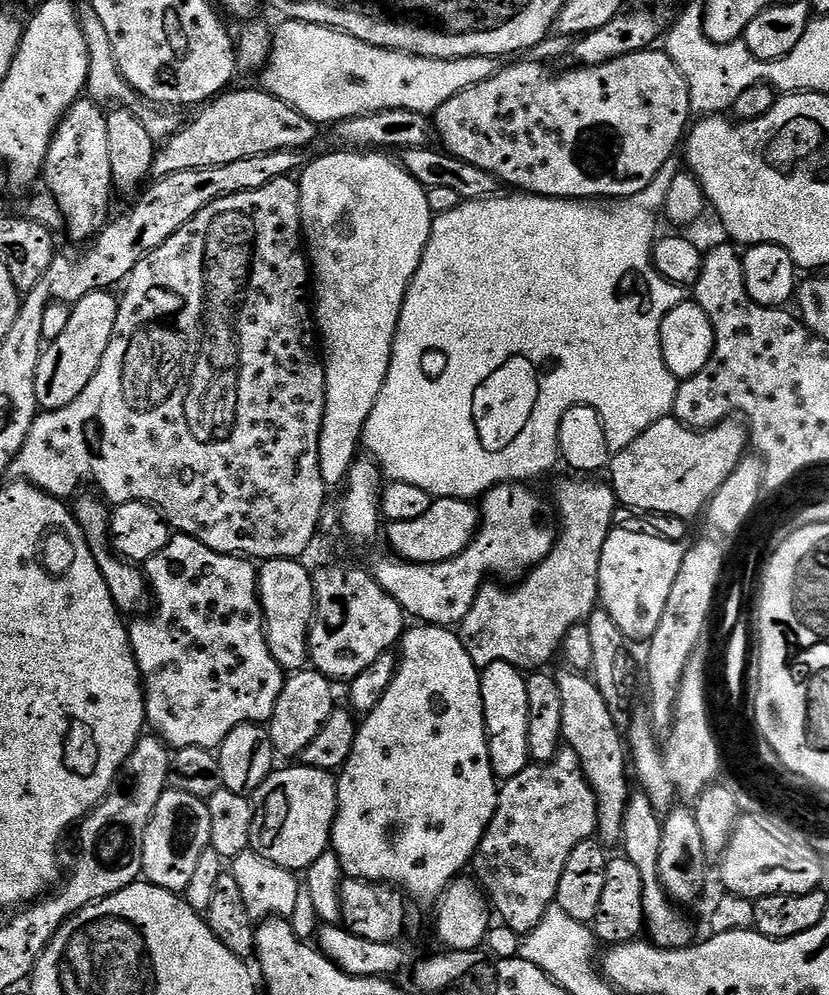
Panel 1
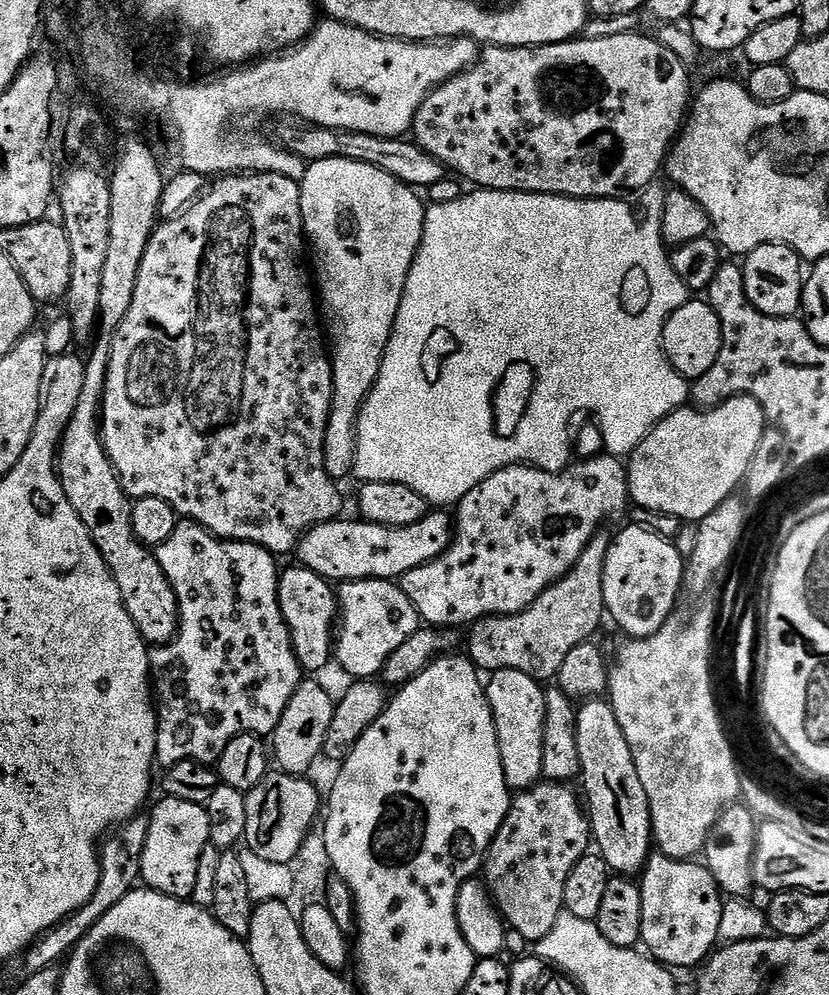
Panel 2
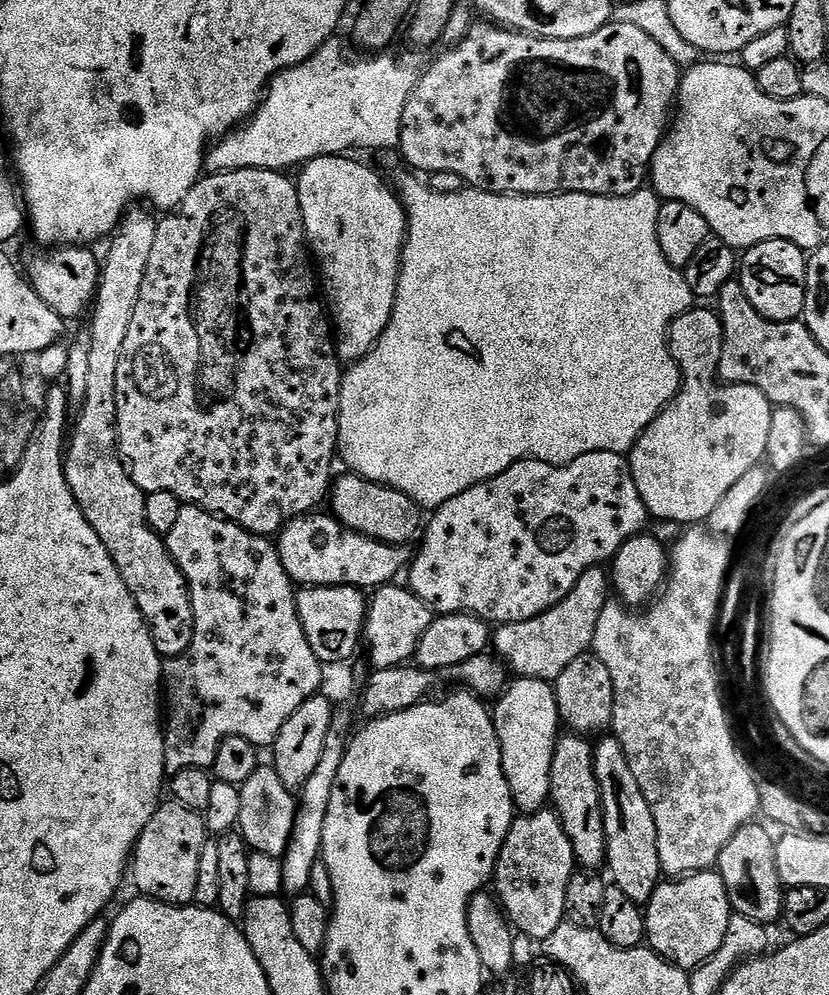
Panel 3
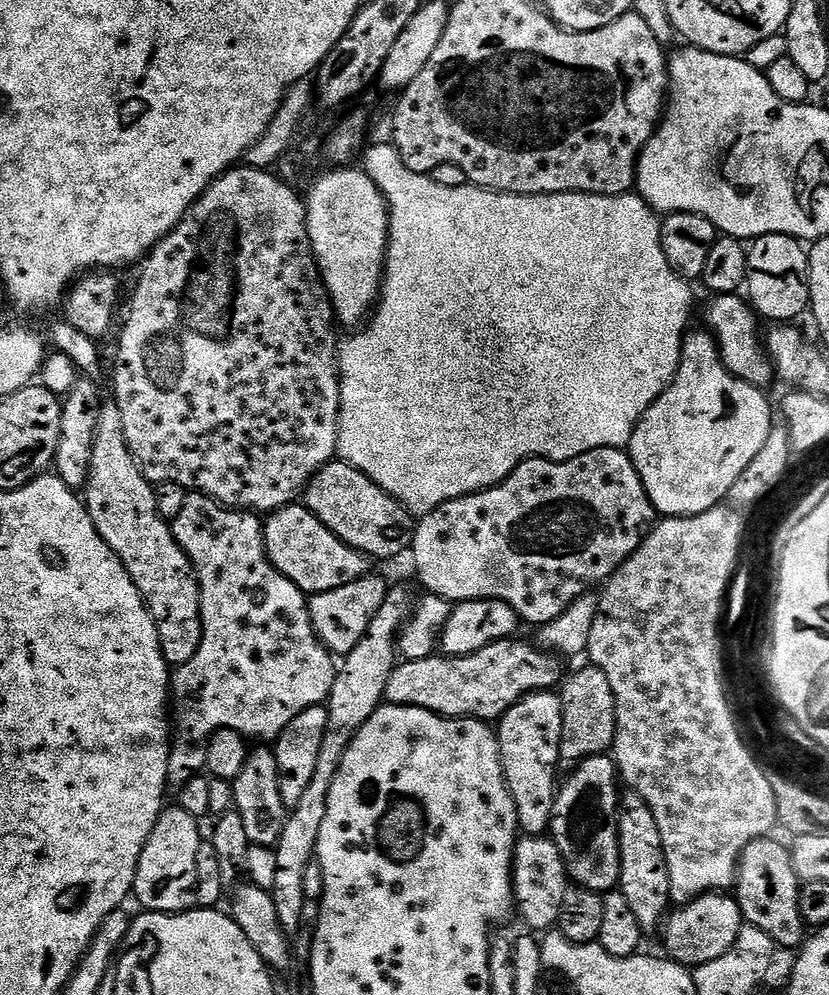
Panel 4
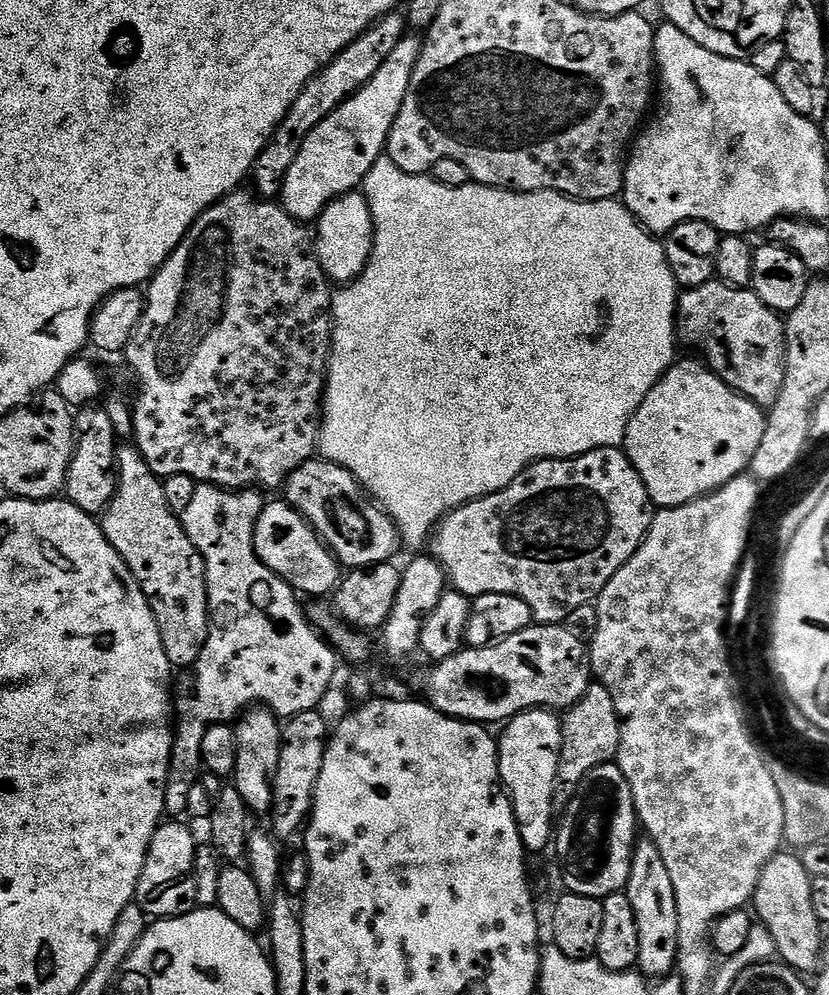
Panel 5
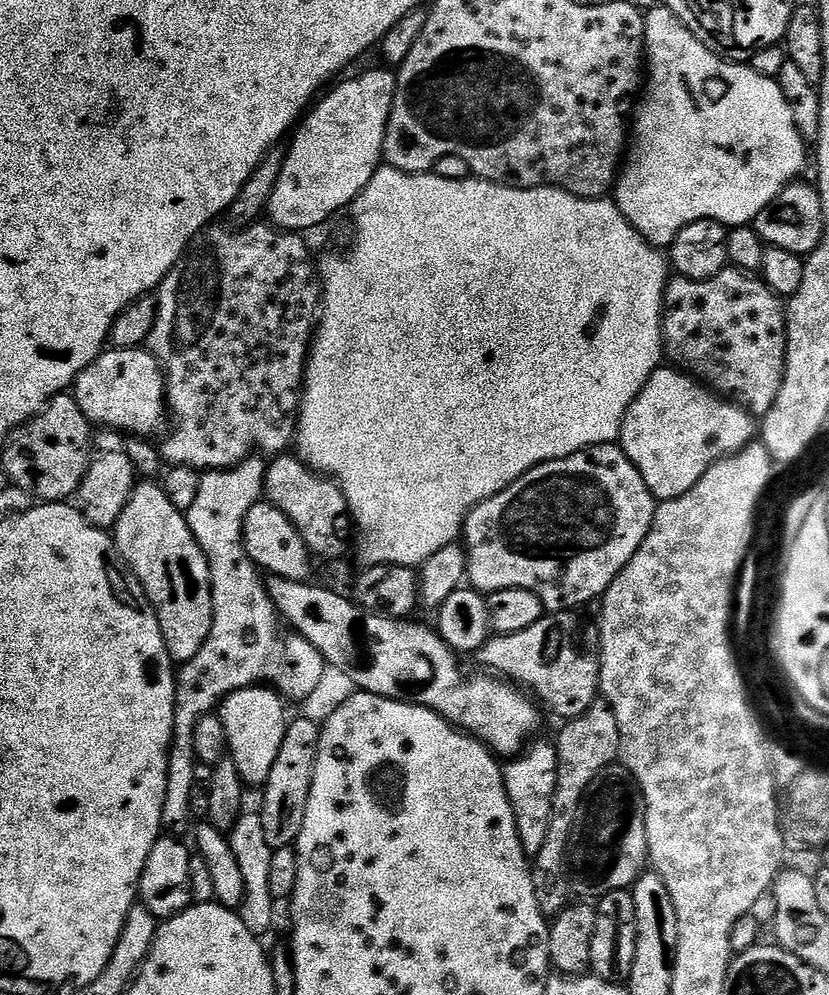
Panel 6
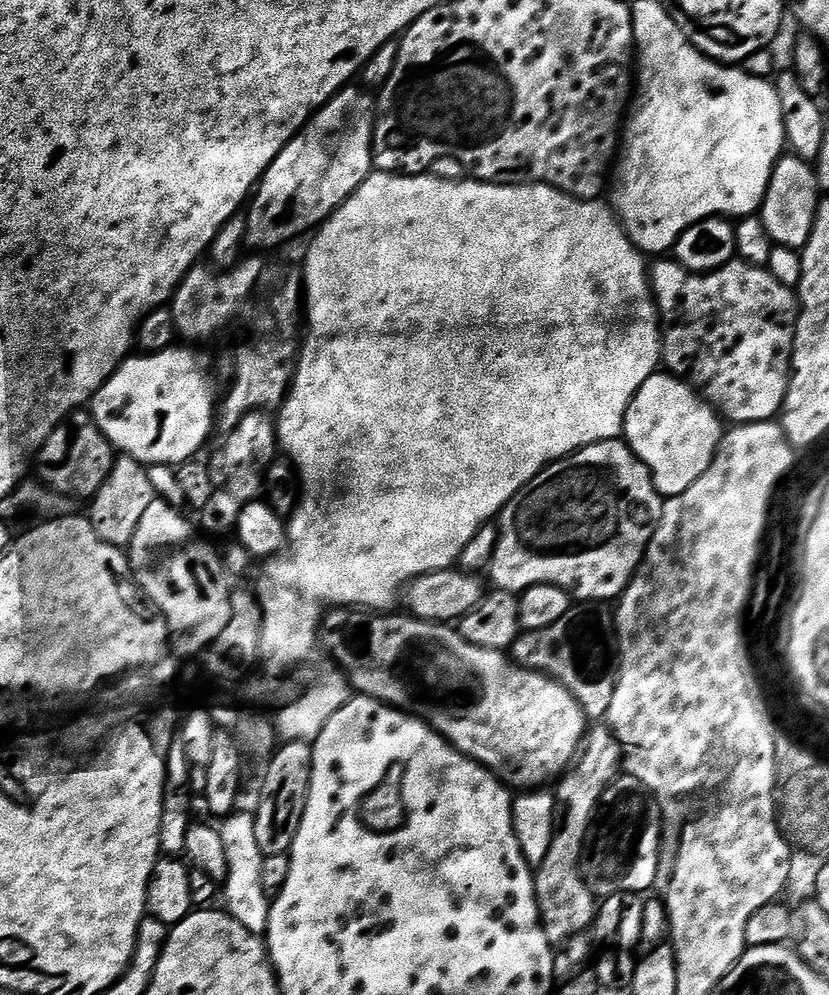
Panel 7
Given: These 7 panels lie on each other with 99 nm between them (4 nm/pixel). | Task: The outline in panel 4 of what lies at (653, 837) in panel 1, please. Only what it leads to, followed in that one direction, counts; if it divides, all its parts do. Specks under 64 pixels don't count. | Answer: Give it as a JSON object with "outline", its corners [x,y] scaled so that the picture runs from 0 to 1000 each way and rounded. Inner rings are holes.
{"outline":[[[872,895],[850,896],[848,901],[838,901],[817,913],[820,913],[817,917],[815,914],[807,916],[799,930],[801,953],[806,956],[802,958],[805,964],[835,975],[876,959],[885,951],[891,936],[900,930],[896,912],[888,906],[887,899]]]}

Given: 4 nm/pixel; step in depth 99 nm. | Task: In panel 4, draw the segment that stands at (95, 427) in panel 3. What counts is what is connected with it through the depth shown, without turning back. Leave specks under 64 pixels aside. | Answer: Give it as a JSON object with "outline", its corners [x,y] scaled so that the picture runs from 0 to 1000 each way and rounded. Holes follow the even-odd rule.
{"outline":[[[135,400],[125,402],[118,416],[106,485],[99,491],[99,502],[118,537],[123,537],[128,549],[142,557],[157,581],[162,581],[162,589],[166,589],[174,608],[188,626],[198,664],[205,669],[229,665],[244,645],[241,586],[229,561],[210,541],[206,526],[191,517],[188,491],[174,479],[152,448],[147,412],[142,412]]]}

